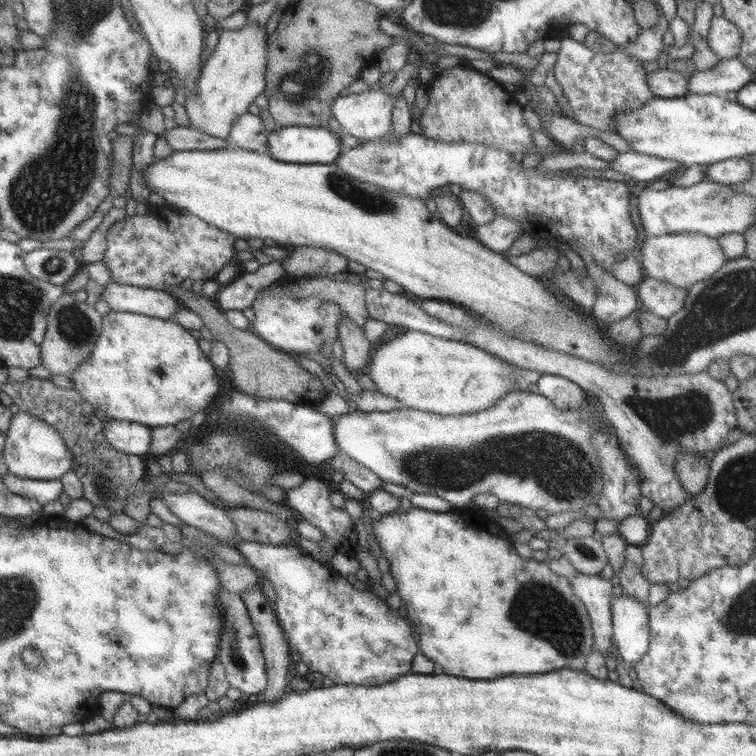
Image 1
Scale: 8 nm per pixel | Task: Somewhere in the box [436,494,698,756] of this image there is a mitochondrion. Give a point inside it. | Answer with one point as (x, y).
(540, 608)

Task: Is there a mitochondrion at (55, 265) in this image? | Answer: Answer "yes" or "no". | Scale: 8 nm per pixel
yes

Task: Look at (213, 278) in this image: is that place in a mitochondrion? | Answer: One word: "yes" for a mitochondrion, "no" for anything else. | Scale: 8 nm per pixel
no

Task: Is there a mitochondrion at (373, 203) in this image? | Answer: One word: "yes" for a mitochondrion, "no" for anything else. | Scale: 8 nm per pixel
yes

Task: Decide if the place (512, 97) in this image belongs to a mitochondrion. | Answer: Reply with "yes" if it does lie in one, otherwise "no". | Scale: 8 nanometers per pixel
no

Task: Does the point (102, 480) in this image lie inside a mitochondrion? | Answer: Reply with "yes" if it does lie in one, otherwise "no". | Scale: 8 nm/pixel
yes

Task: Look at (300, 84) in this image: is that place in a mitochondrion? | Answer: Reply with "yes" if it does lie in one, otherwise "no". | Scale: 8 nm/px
yes

